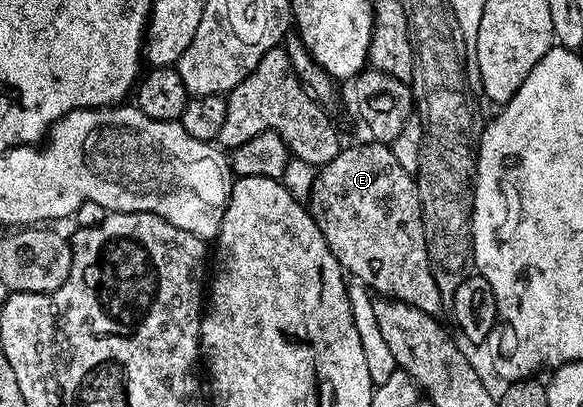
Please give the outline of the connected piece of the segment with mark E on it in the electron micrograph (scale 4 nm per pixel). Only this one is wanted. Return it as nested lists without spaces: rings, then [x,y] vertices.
[[[372,140],[366,143],[366,146],[346,145],[335,160],[320,167],[307,199],[307,209],[317,221],[319,232],[323,232],[323,240],[327,240],[327,248],[331,248],[337,263],[350,275],[353,273],[356,281],[368,286],[374,295],[394,298],[428,314],[440,315],[443,295],[429,263],[417,179],[395,160],[386,143]]]

